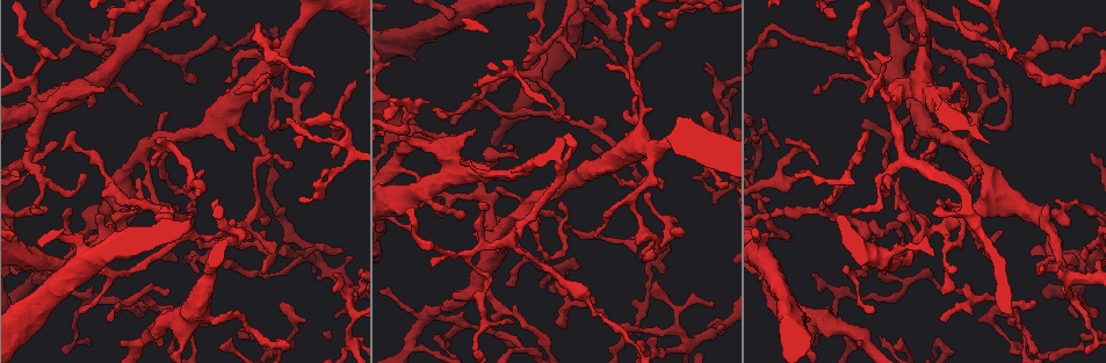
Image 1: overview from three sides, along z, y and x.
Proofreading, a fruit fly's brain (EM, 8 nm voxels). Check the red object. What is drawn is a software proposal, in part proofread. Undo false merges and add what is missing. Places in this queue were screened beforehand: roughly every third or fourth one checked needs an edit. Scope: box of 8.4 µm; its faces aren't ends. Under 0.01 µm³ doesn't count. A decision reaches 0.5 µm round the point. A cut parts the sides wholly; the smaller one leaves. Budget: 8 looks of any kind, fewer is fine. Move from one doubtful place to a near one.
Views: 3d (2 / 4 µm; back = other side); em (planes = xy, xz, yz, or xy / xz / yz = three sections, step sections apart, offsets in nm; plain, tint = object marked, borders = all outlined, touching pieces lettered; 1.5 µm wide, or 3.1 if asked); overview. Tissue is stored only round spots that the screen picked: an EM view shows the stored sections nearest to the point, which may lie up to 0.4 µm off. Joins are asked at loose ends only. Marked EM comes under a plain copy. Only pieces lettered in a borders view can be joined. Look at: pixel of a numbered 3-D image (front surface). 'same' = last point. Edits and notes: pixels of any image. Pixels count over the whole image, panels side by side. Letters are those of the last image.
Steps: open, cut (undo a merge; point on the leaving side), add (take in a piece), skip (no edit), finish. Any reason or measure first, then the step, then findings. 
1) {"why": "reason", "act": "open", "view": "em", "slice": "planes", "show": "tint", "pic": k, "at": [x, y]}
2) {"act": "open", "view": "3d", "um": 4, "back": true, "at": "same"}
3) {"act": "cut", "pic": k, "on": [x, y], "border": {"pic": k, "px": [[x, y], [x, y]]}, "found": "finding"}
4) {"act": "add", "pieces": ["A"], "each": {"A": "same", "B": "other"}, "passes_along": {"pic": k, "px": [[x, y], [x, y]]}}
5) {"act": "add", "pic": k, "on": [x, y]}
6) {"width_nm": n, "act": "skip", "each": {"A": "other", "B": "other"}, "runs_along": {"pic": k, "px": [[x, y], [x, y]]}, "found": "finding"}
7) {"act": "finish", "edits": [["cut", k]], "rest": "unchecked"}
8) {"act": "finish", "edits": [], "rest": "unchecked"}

{"why": "an open end", "act": "open", "view": "3d", "um": 4, "pic": 1, "at": [333, 158]}

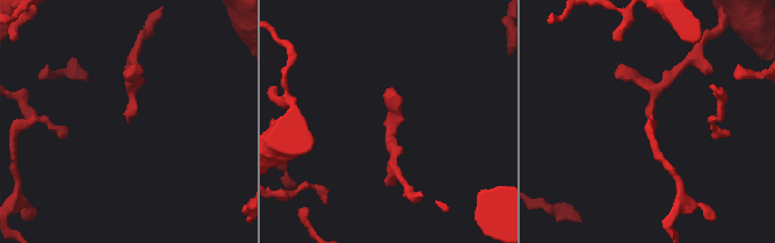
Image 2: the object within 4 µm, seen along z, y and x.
{"why": "now the EM", "act": "open", "view": "em", "slice": "planes", "show": "borders", "pic": 2, "at": [648, 119]}

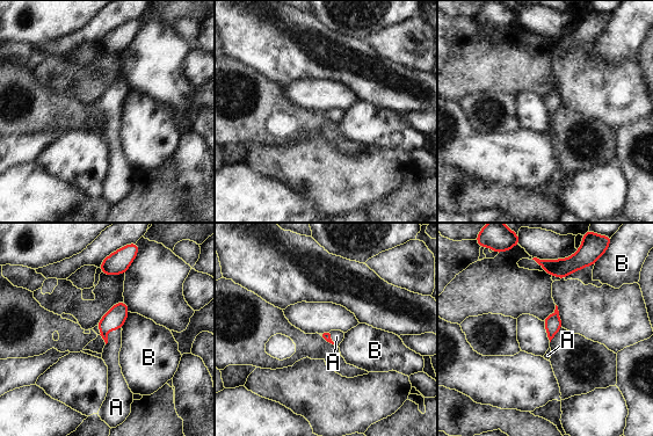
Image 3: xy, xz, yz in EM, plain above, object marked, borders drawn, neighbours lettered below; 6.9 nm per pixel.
{"act": "add", "pieces": ["A"], "each": {"A": "same", "B": "other"}, "found": "the neuron continues"}

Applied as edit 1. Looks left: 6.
{"why": "redraw", "act": "open", "view": "overview"}

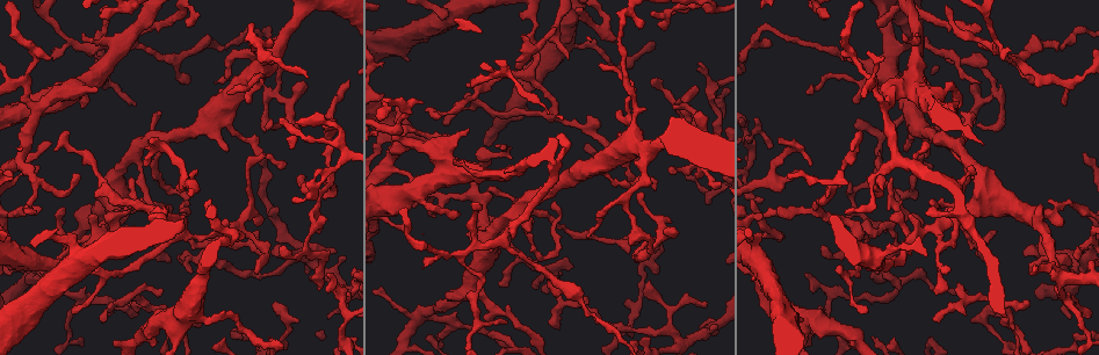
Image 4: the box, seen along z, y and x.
{"why": "a fork", "act": "open", "view": "3d", "um": 2, "pic": 4, "at": [441, 198]}

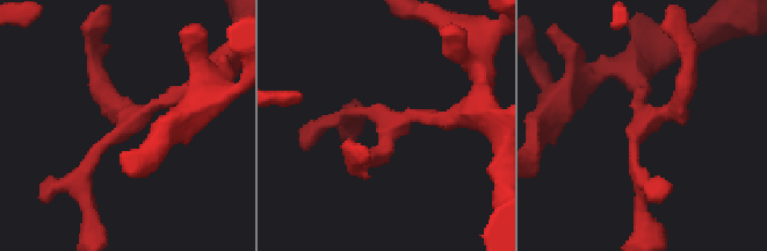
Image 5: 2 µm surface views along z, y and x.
{"why": "now the EM", "act": "open", "view": "em", "slice": "xz", "step": 4, "show": "tint", "pic": 5, "at": [647, 121]}

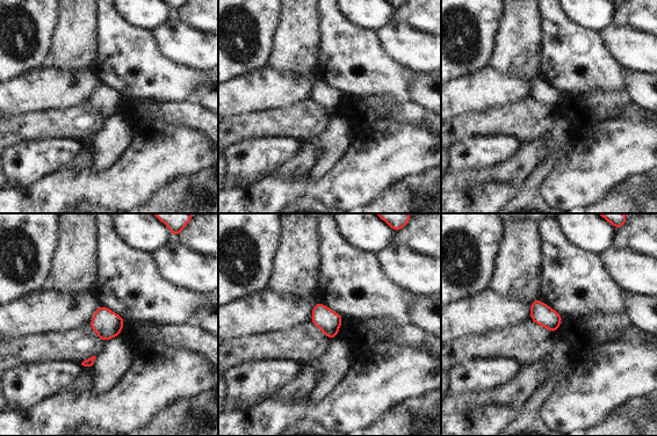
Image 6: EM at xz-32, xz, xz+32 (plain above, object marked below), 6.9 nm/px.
{"why": "another direction", "act": "open", "view": "em", "slice": "planes", "show": "borders", "at": "same"}

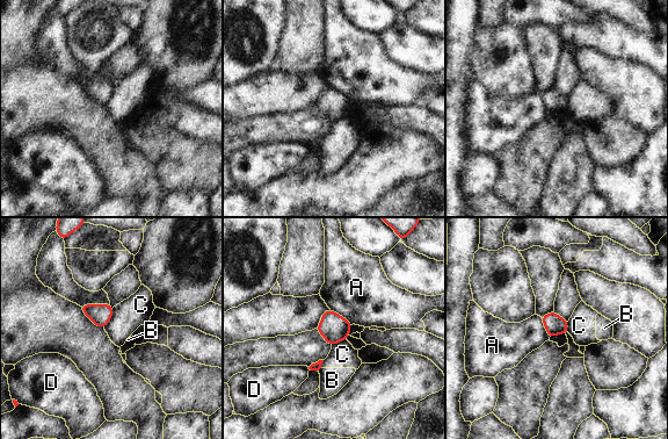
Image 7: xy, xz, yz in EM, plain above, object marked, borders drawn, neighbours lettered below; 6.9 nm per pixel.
{"act": "skip", "each": {"A": "other", "B": "other", "C": "other", "D": "other"}, "border": {"pic": 7, "px": [[114, 307], [111, 318], [103, 328]]}, "found": "all the same neuron"}

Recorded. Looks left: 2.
{"why": "four arms meet", "act": "open", "view": "em", "slice": "planes", "show": "tint", "pic": 4, "at": [874, 82]}

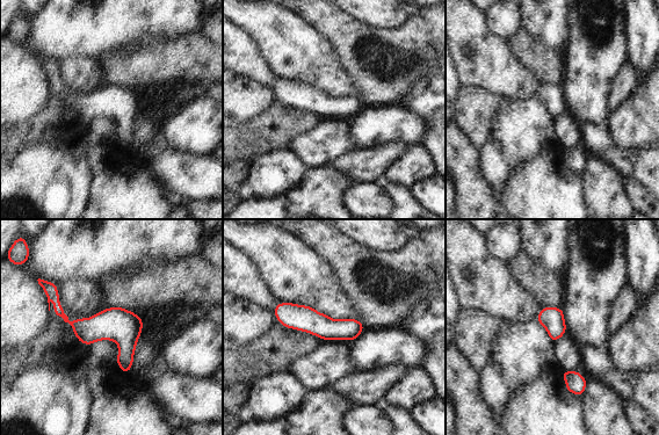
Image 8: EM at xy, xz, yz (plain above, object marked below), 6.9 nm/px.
{"why": "see the neighbours", "act": "open", "view": "em", "slice": "planes", "show": "borders", "at": "same"}

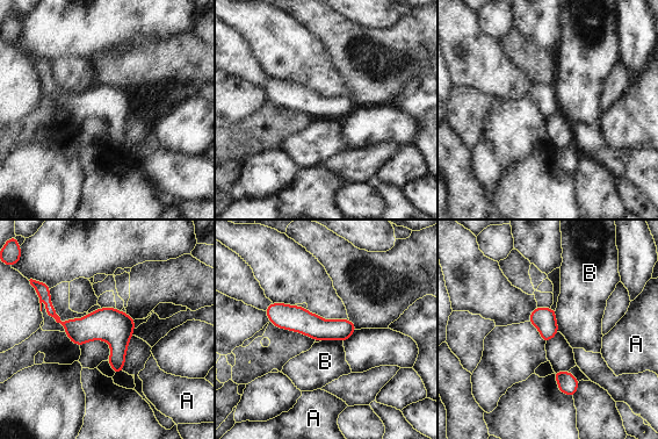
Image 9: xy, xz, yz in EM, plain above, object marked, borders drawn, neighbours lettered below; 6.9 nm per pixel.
{"longest_contact_nm": ["B", 160], "act": "skip", "each": {"A": "other", "B": "other"}, "runs_along": {"pic": 9, "px": [[44, 295], [63, 323], [101, 329], [120, 368]]}, "found": "all the same neuron"}

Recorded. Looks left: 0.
{"act": "finish", "edits": [["add", 3]], "rest": "unchecked"}

